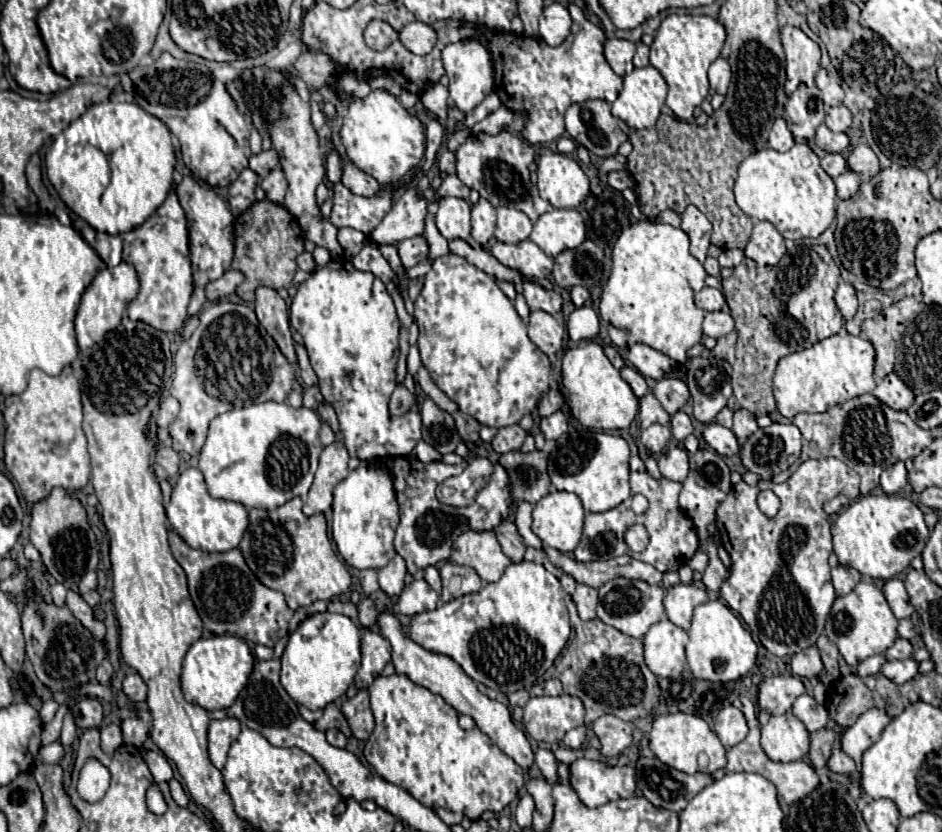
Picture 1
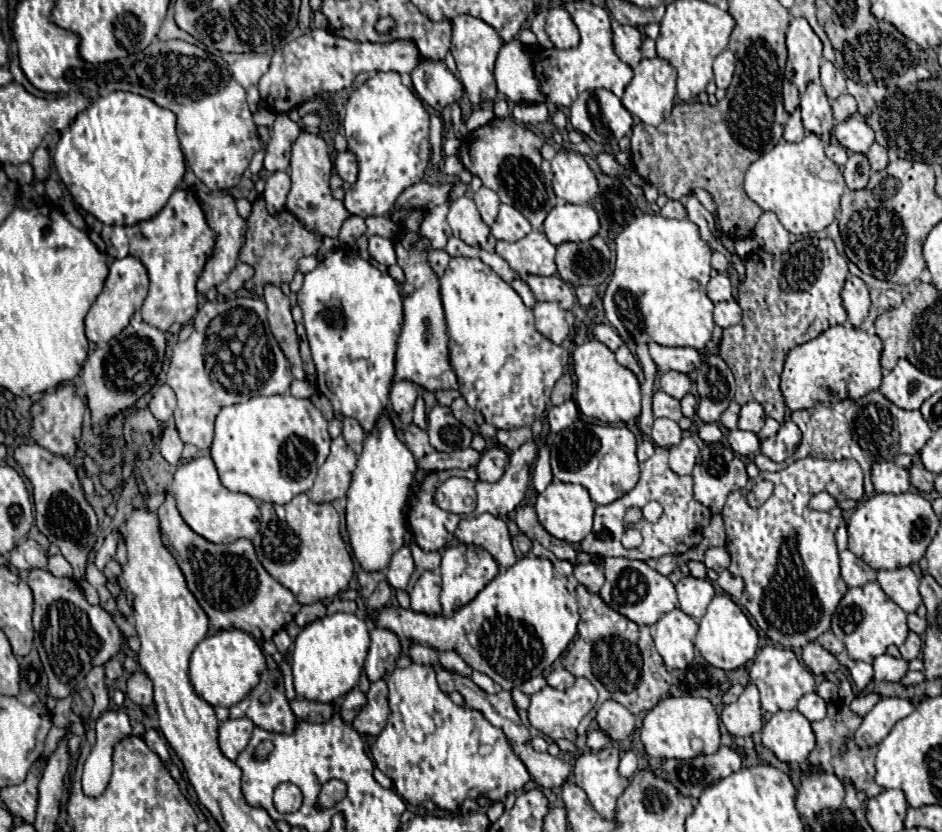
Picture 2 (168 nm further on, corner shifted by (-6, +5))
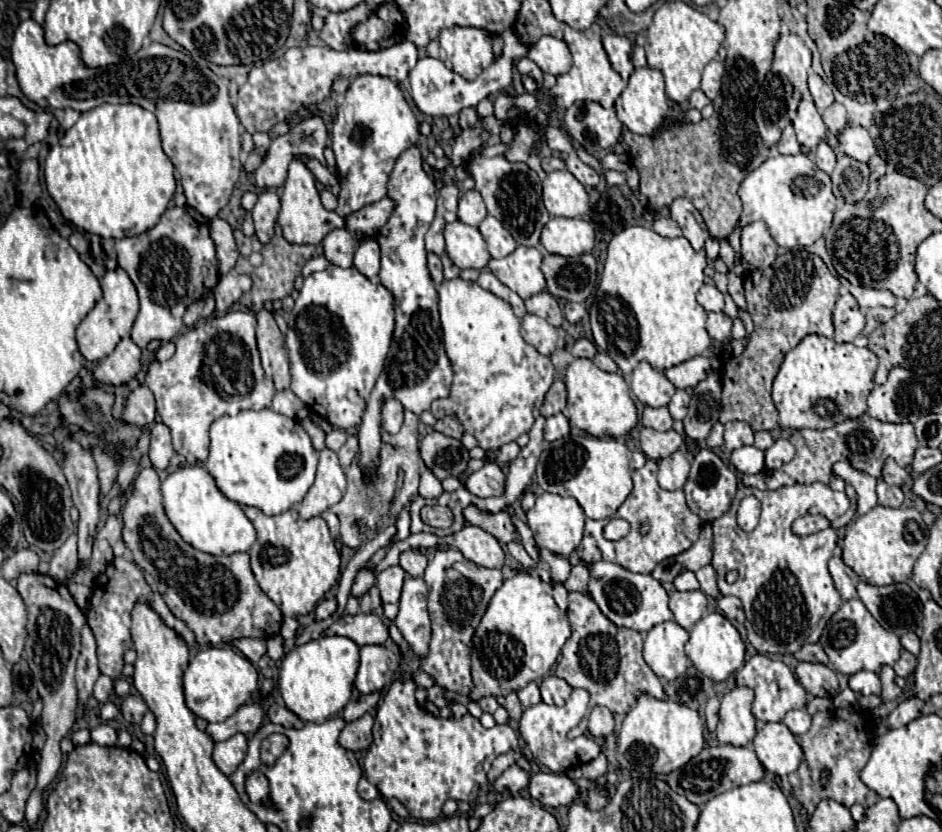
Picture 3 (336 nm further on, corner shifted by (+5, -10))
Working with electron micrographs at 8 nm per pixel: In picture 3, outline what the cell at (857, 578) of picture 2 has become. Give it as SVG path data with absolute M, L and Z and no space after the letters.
M831 557L829 561L829 573L833 577L833 583L835 583L835 589L839 591L841 599L847 601L847 599L857 599L857 583L859 583L859 577L855 575L853 569L849 569L841 557Z

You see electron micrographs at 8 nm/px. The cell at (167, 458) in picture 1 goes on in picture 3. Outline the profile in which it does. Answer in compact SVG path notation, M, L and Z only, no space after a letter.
M155 423L151 429L151 447L149 447L149 459L157 471L163 471L169 467L169 459L173 457L173 445L171 445L171 433L169 427L163 423Z

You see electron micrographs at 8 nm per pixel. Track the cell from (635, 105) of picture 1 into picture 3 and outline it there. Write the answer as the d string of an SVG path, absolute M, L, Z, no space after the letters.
M635 69L633 75L629 77L627 87L623 89L623 93L619 95L619 99L615 101L615 111L617 111L617 119L633 133L637 135L651 135L655 129L661 127L665 115L669 109L669 99L665 95L665 81L661 71L657 69Z

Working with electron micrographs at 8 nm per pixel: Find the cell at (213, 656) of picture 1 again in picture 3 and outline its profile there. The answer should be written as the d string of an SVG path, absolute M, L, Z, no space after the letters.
M207 647L201 649L191 661L183 675L183 691L187 707L201 719L225 721L241 705L251 699L251 693L257 689L257 671L247 657L235 653L231 647Z

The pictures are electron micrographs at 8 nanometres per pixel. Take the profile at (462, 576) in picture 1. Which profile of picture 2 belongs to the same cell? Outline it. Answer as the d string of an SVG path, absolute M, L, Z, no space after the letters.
M456 544L448 546L442 554L442 564L440 564L440 576L442 576L442 594L440 594L440 604L442 604L442 614L452 616L456 608L462 608L468 604L468 600L474 600L476 594L492 582L500 572L500 566L492 558L490 552L486 552L480 546L468 546L468 544Z

